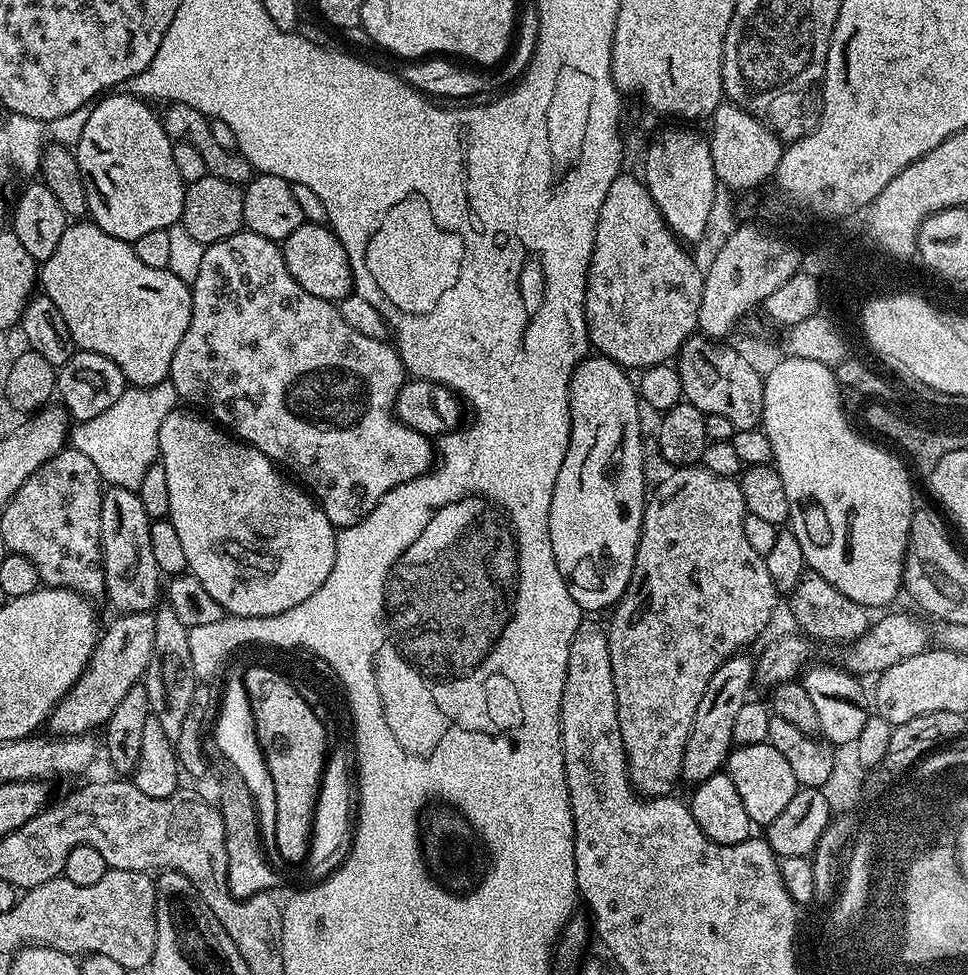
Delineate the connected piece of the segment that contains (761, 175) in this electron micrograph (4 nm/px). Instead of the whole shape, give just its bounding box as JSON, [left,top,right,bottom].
[710,102,785,193]

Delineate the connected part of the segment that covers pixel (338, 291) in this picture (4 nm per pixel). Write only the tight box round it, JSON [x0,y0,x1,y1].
[282,222,353,302]

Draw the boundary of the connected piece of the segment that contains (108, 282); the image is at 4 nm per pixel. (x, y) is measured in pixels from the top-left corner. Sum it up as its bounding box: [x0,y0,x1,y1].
[38,222,192,388]

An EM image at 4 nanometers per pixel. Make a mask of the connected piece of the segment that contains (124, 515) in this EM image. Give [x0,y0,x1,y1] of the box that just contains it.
[100,487,162,613]

